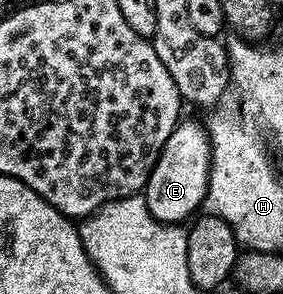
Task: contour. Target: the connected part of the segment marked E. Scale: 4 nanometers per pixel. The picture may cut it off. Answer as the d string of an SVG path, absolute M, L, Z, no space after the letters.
M179 120L172 135L168 135L168 143L164 143L144 190L148 211L166 225L185 222L185 217L193 218L203 208L210 182L210 135L207 126L203 122L201 125L198 121L186 120Z

